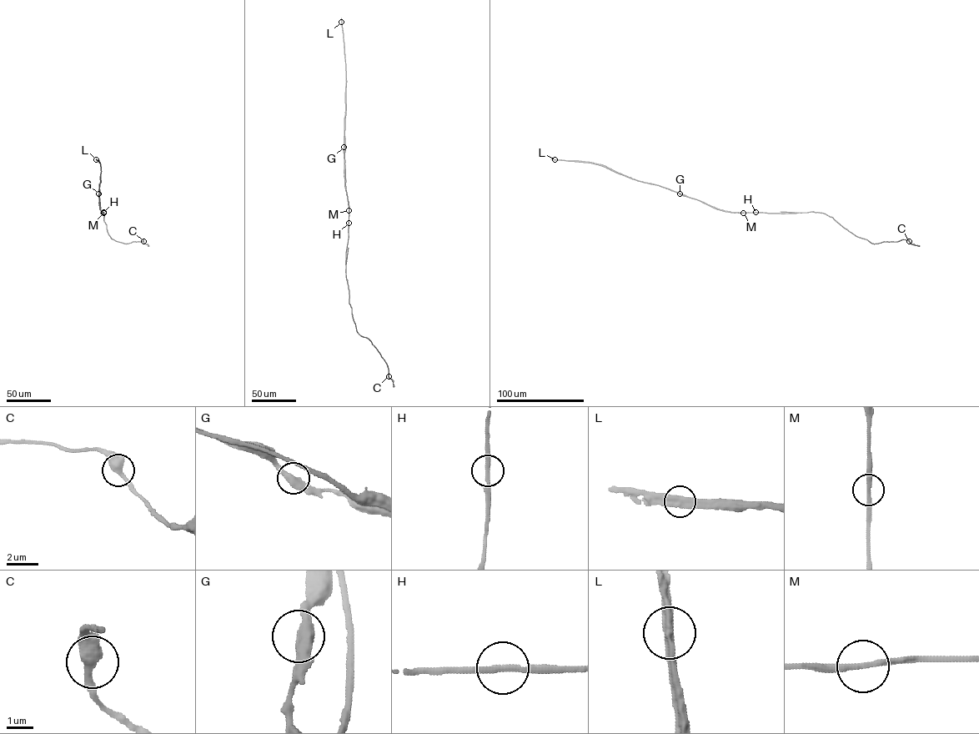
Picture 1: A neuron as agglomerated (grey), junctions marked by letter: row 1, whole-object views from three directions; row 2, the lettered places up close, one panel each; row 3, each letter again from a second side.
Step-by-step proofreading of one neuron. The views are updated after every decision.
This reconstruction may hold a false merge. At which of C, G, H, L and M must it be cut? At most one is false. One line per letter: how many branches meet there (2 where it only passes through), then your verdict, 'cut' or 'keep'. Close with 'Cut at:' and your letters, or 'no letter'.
C: 2 branches meet; keep
G: 2 branches meet; keep
H: 2 branches meet; keep
L: 2 branches meet; cut
M: 2 branches meet; keep
Cut at: L

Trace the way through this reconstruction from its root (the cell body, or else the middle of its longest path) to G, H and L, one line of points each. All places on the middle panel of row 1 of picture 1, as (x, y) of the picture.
G: (348, 210), (343, 147)
H: (348, 210), (348, 223)
L: (348, 210), (344, 158), (346, 73), (341, 22)

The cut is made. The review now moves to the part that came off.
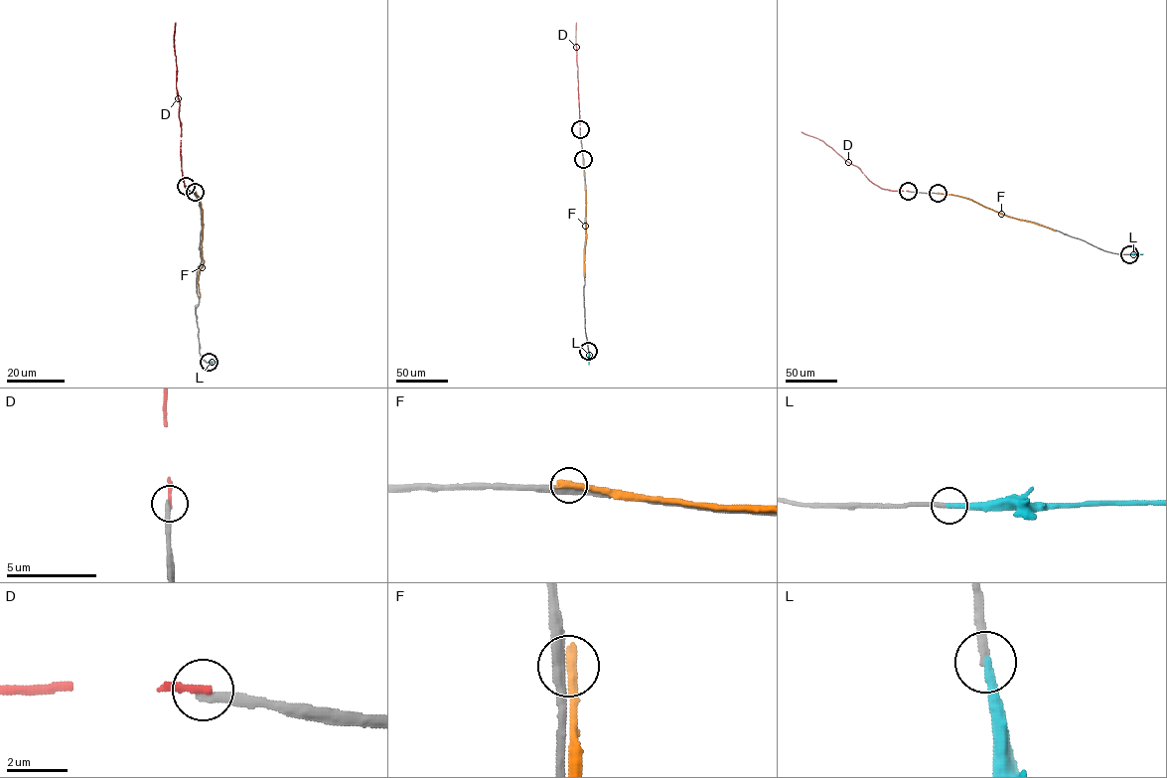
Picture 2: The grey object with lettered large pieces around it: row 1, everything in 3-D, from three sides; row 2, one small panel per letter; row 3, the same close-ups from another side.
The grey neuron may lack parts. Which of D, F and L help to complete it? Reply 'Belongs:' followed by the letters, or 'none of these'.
Belongs: L

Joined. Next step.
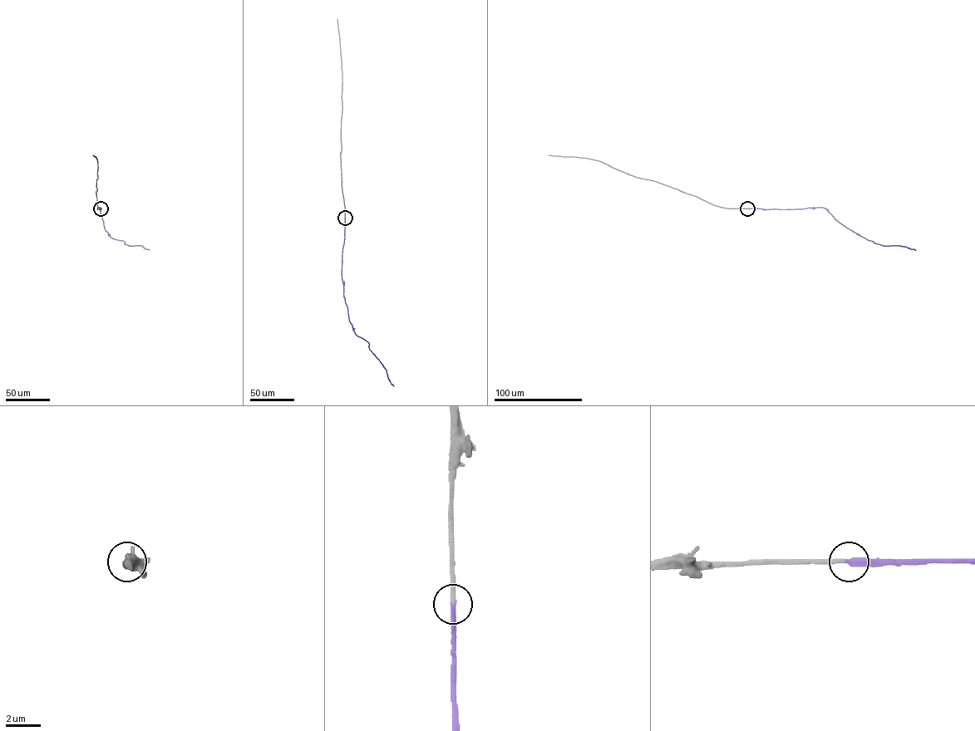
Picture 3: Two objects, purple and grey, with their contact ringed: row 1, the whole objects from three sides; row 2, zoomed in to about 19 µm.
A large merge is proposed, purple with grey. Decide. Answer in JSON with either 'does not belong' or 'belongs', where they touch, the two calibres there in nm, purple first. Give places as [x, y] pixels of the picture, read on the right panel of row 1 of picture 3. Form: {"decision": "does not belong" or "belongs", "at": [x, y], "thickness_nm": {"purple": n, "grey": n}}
{"decision": "belongs", "at": [747, 208], "thickness_nm": {"purple": 320, "grey": 240}}

